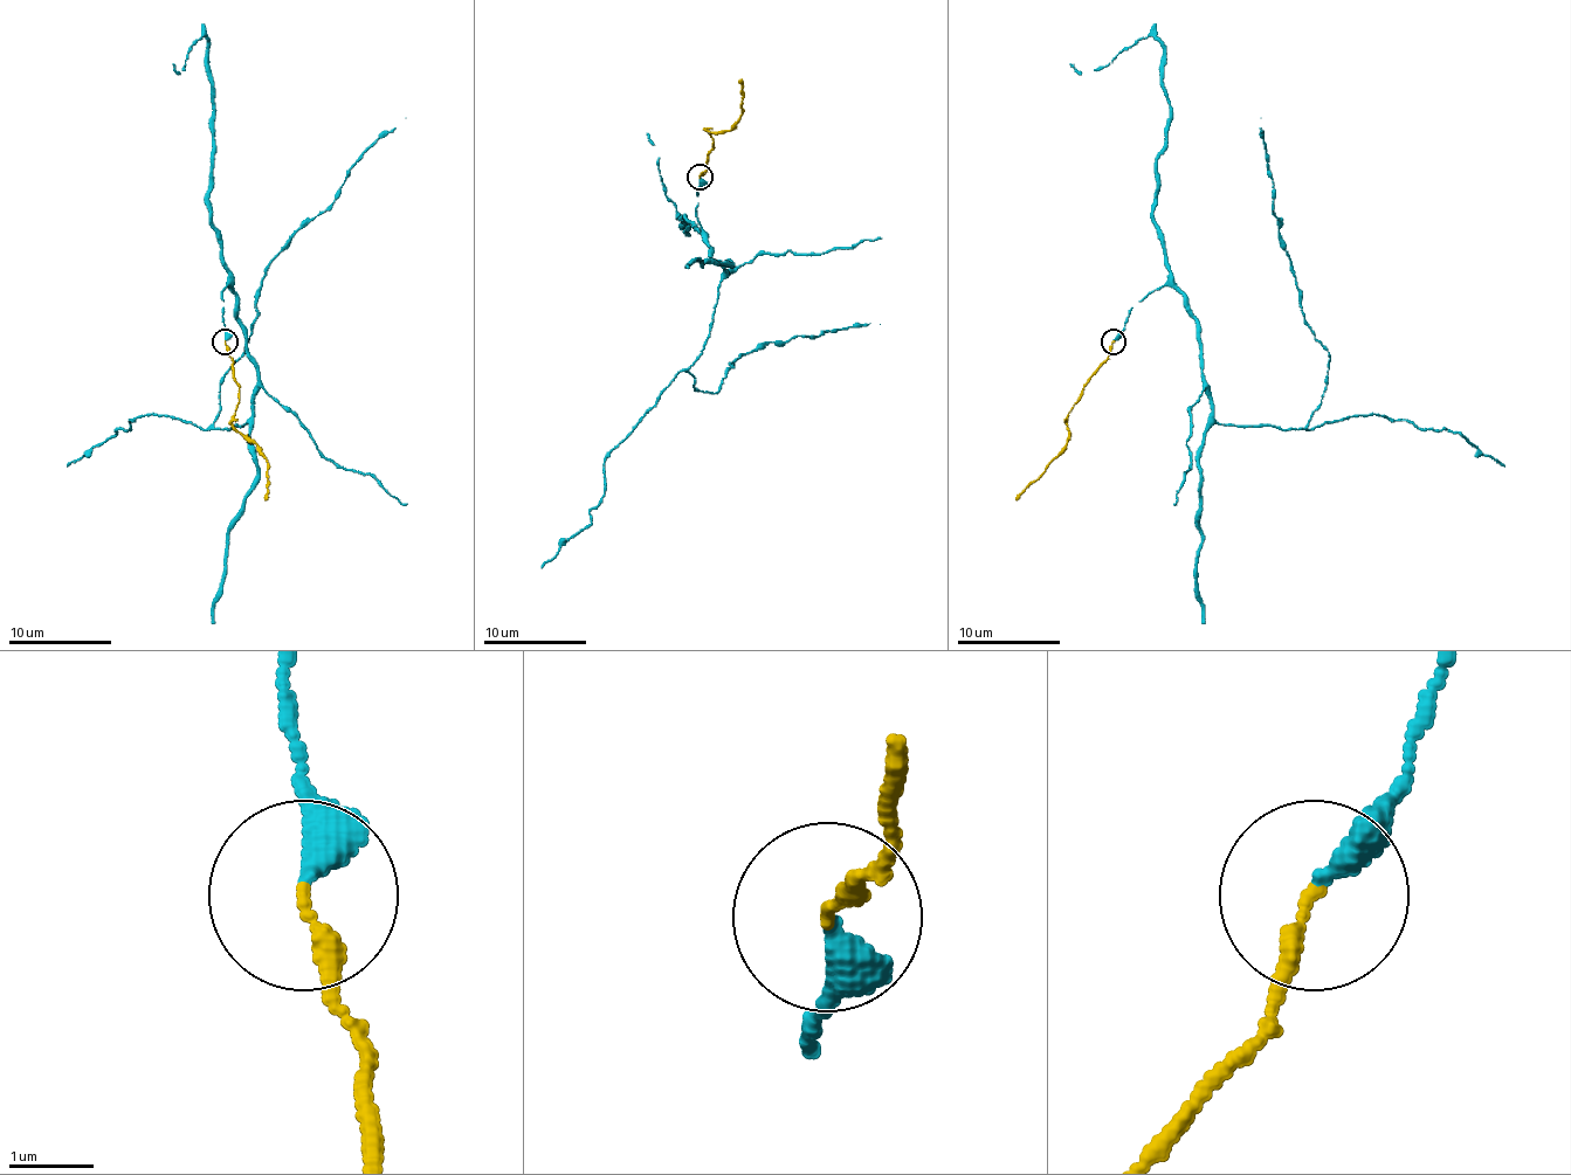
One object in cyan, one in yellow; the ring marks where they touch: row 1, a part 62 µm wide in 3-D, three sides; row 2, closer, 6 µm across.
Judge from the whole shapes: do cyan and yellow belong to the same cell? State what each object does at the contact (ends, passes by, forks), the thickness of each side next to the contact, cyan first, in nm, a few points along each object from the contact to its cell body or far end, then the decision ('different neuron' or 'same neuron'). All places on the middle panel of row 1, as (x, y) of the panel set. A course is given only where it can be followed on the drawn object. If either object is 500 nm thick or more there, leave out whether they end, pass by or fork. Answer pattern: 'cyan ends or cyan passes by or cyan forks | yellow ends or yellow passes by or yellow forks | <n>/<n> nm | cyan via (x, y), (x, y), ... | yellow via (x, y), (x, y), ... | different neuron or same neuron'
cyan ends | yellow ends | 340/200 nm | cyan via (700, 178), (702, 236), (730, 264), (689, 367), (695, 391), (715, 393), (741, 354), (880, 324) | yellow via (700, 178), (708, 167), (712, 146), (708, 131), (728, 131), (741, 116), (738, 80) | same neuron

